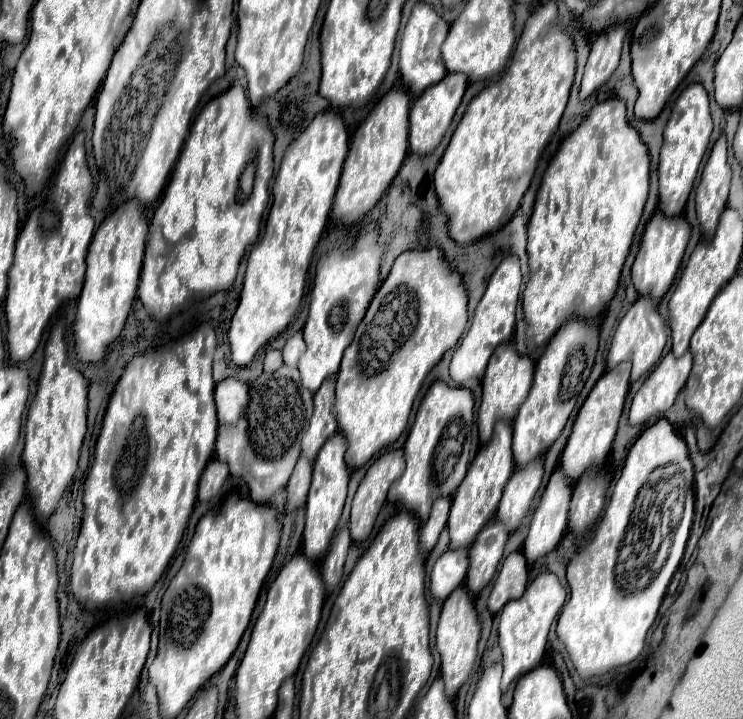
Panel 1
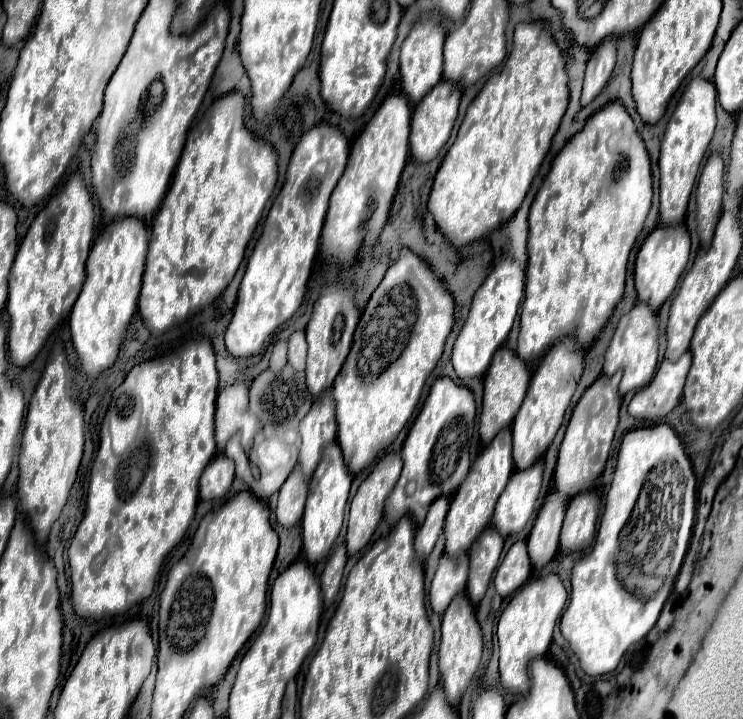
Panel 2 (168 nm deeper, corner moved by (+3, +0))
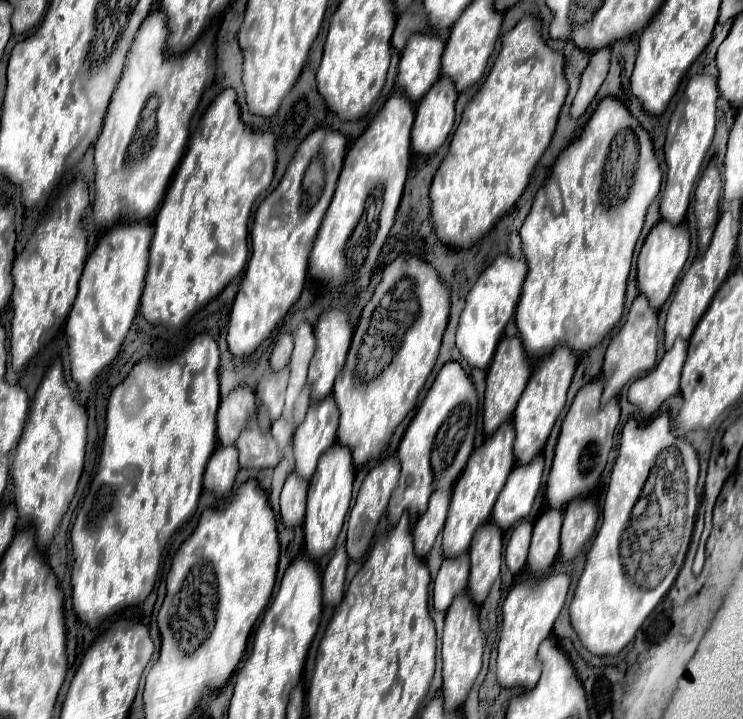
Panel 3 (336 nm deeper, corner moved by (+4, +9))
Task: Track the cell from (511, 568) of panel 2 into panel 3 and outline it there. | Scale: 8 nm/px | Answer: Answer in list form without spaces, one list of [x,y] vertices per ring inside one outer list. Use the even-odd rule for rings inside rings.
[[[522,522],[514,528],[512,538],[506,546],[506,564],[508,564],[510,572],[518,574],[524,568],[528,548],[530,548],[530,538],[532,538],[532,524],[530,522]]]

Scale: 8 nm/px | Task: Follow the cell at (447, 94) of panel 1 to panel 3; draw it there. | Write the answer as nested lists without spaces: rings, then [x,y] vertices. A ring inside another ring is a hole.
[[[442,76],[430,88],[430,92],[420,100],[420,104],[416,108],[416,122],[414,122],[414,128],[412,128],[412,150],[414,152],[418,152],[422,156],[428,156],[428,154],[434,154],[446,142],[446,138],[448,138],[448,134],[450,134],[450,130],[454,126],[456,98],[458,98],[458,92],[452,86],[452,80]]]

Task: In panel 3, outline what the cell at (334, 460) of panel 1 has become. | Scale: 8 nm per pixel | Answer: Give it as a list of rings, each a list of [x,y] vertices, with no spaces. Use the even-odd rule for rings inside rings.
[[[334,444],[330,450],[326,450],[318,462],[318,468],[310,480],[308,488],[308,508],[306,508],[306,518],[304,518],[304,538],[306,538],[306,552],[312,560],[322,558],[328,554],[336,538],[344,526],[348,508],[350,508],[350,498],[352,498],[352,482],[354,482],[354,464],[350,450],[346,446]]]

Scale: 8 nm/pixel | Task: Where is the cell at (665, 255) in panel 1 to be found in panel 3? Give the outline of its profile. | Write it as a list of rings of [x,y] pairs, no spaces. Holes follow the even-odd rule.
[[[660,220],[648,234],[640,256],[638,256],[638,288],[648,298],[652,308],[662,308],[662,304],[668,300],[684,264],[690,252],[690,234],[686,224],[670,224],[666,220]]]

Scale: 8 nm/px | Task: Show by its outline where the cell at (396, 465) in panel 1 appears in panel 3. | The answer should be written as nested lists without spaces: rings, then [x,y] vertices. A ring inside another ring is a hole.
[[[390,456],[390,458],[382,460],[380,464],[376,464],[368,472],[368,476],[366,476],[362,488],[360,488],[360,494],[356,498],[356,504],[354,504],[352,512],[350,512],[350,520],[348,520],[346,550],[348,550],[350,560],[360,560],[368,552],[370,542],[372,542],[372,536],[374,536],[374,530],[378,526],[378,520],[386,512],[386,506],[388,506],[388,500],[390,500],[392,490],[398,486],[398,478],[400,478],[400,462],[398,462],[396,456]]]

